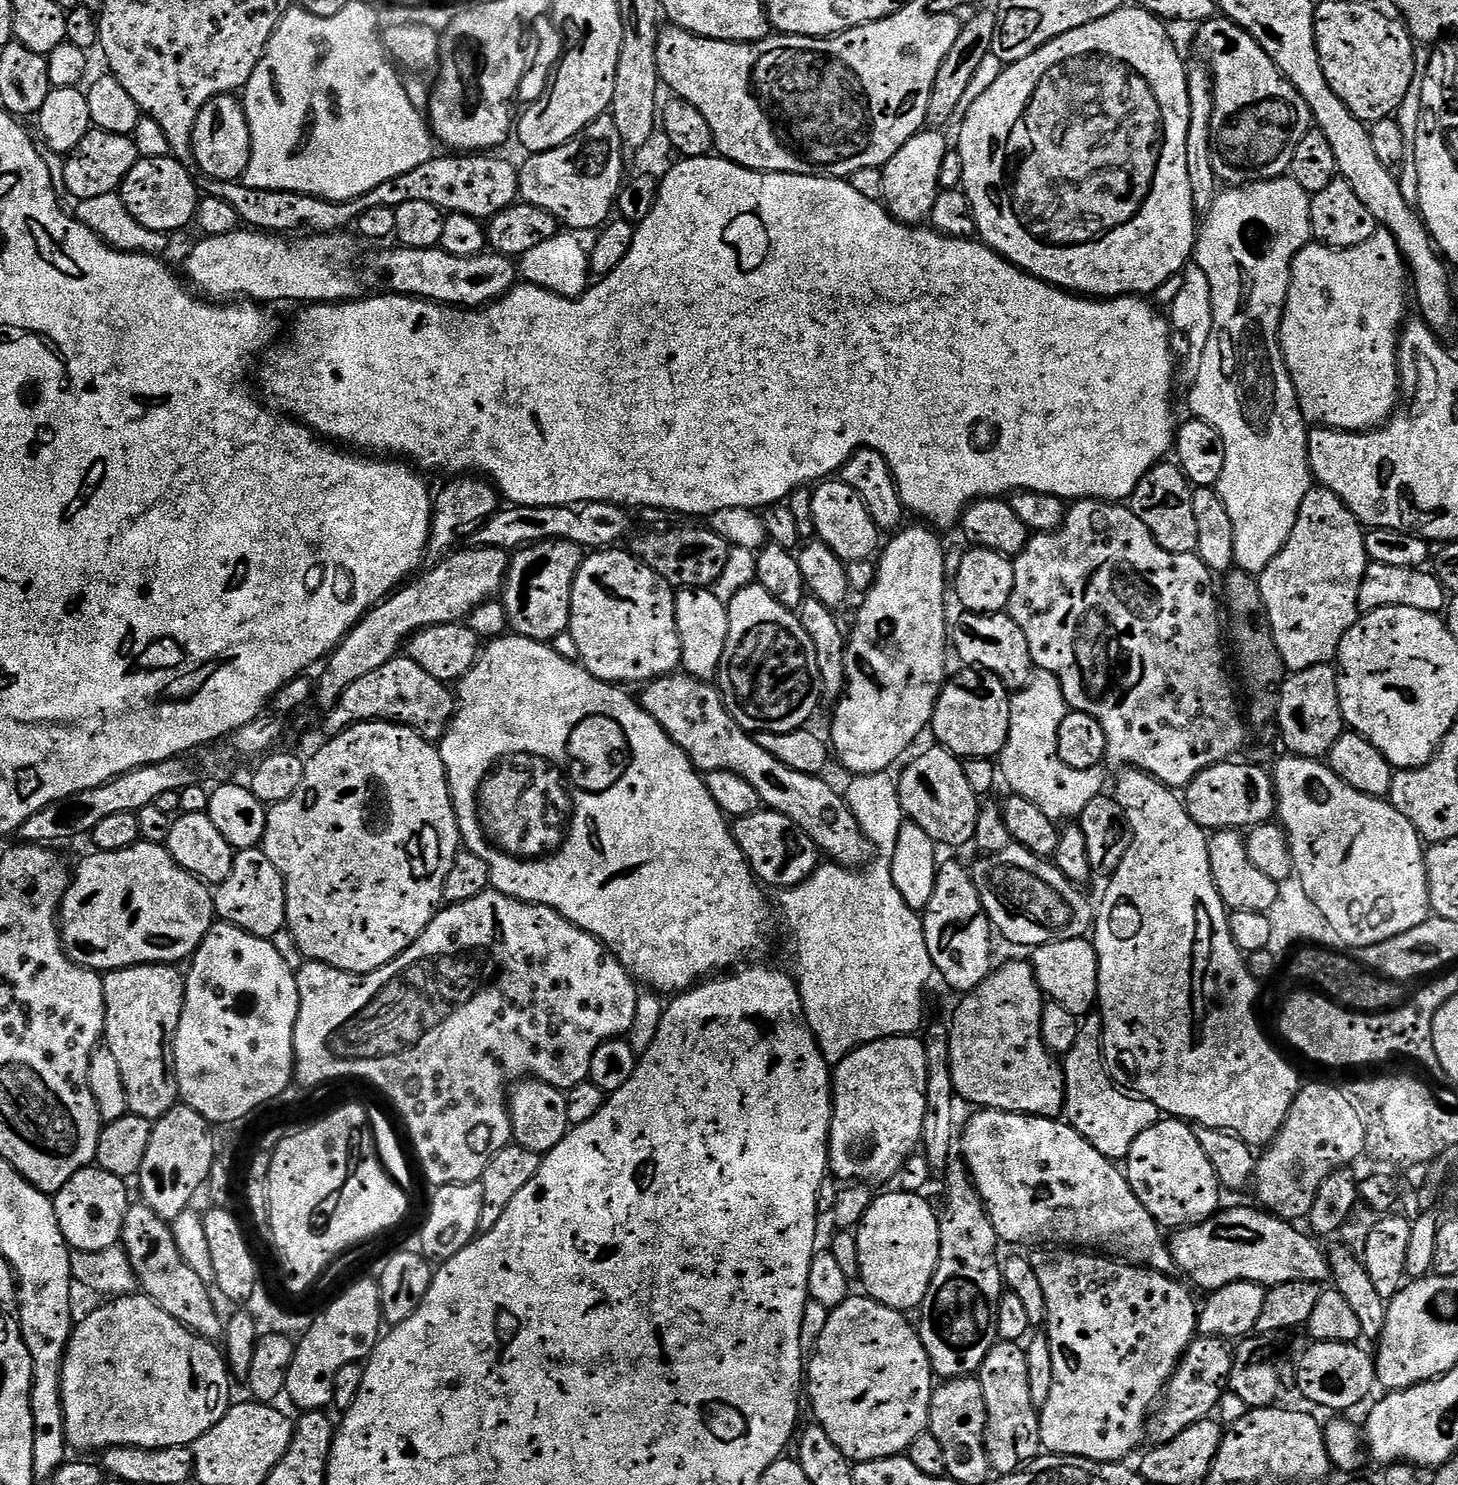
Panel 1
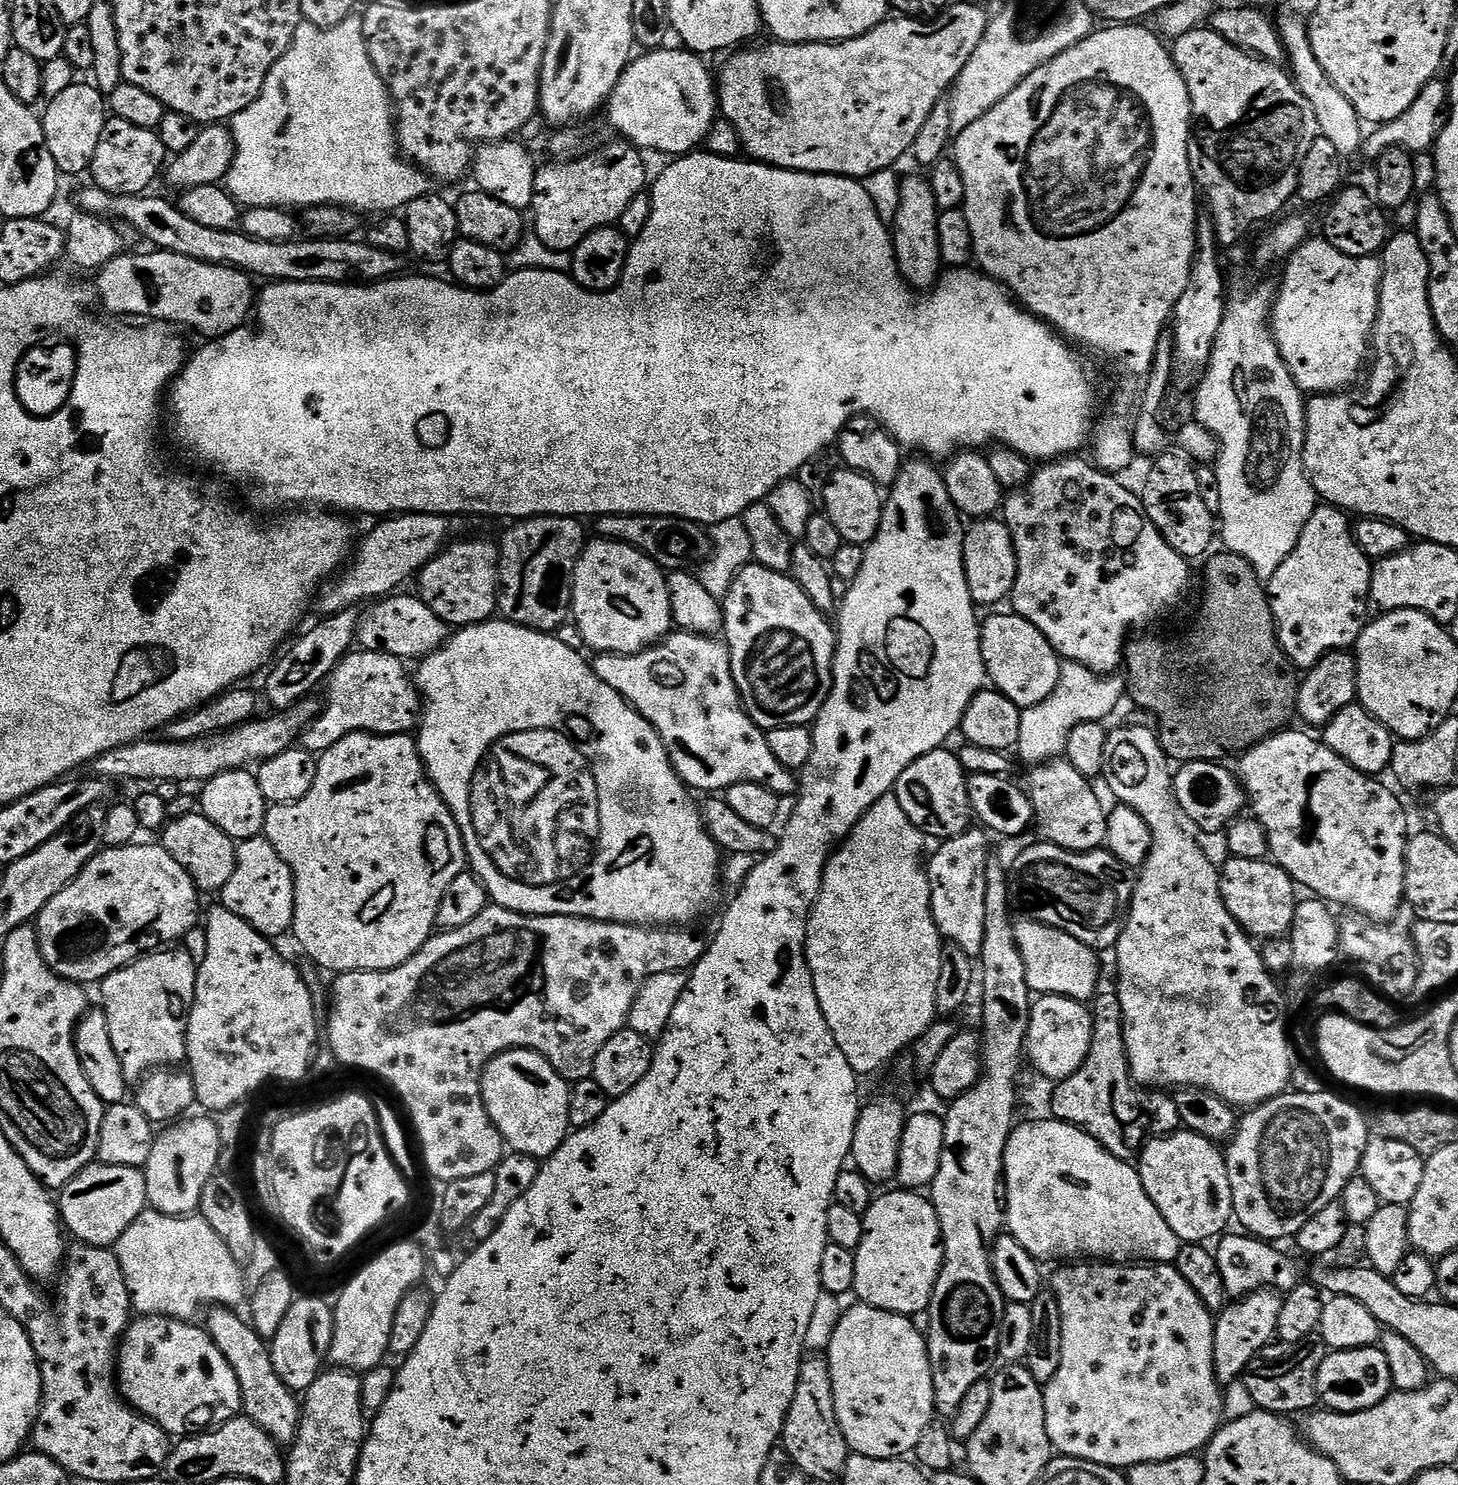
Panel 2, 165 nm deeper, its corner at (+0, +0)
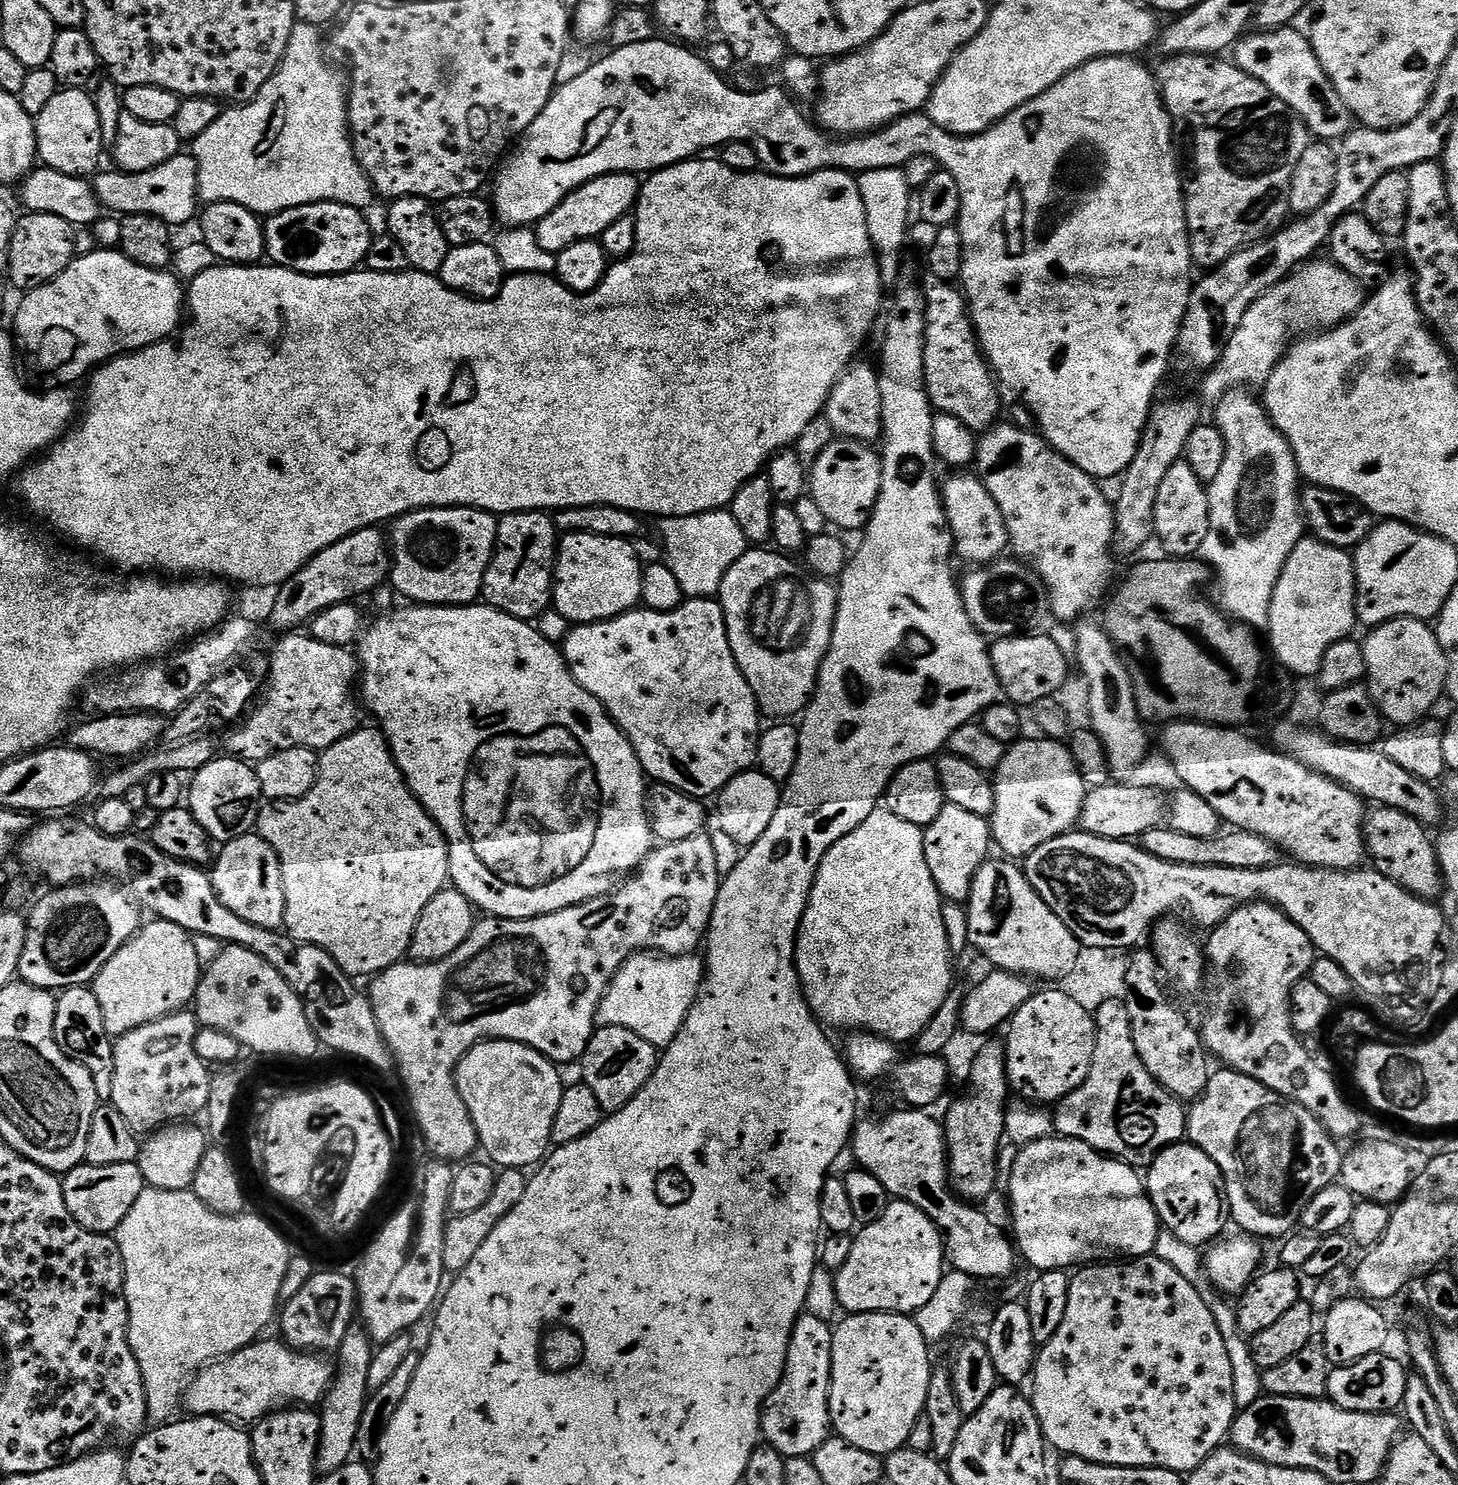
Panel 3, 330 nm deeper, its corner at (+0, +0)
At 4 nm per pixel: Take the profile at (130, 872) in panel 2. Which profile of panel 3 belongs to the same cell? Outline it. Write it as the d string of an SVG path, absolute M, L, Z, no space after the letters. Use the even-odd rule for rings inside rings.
M81 882L79 884L70 884L67 886L57 887L52 890L49 896L44 896L32 908L32 913L27 913L28 929L26 930L26 946L22 946L22 962L20 963L19 979L25 984L33 984L39 988L47 988L49 990L63 990L65 988L82 988L91 985L96 979L96 975L102 970L102 966L106 966L106 962L110 962L110 958L114 958L114 954L118 954L118 950L132 936L136 935L142 927L141 909L135 900L123 887L117 886L112 882Z

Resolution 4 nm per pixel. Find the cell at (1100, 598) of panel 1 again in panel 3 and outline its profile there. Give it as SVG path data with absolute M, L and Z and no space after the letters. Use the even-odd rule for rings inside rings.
M997 423L979 437L974 468L986 490L990 490L990 498L998 502L998 510L1002 510L1008 531L1008 548L1016 551L1013 553L1027 562L1044 583L1050 612L1057 616L1057 621L1076 622L1088 614L1083 612L1090 611L1100 599L1103 601L1113 587L1116 509L1110 496L1108 500L1107 494L1096 485L1099 483L1093 477L1087 476L1078 466L1074 466L1074 462L1051 447L1043 435L1033 432L1015 428L1012 424Z

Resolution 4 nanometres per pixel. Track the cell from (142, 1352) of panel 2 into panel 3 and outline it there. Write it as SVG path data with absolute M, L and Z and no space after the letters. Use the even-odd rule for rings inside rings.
M257 1339L233 1356L226 1356L199 1369L182 1393L183 1407L188 1407L189 1413L197 1416L255 1422L285 1406L319 1405L333 1382L333 1365L328 1365L323 1355L305 1354L289 1348L283 1339L264 1339Z

